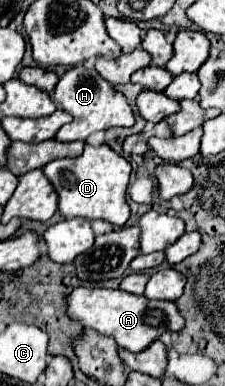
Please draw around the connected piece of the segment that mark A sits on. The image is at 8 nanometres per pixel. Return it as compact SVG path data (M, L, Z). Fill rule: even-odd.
M77 287L67 297L69 317L83 323L85 329L95 329L107 337L113 337L119 347L133 353L141 353L153 341L157 341L165 331L181 331L185 319L181 317L173 301L151 301L143 295L129 295L119 289L85 289Z

